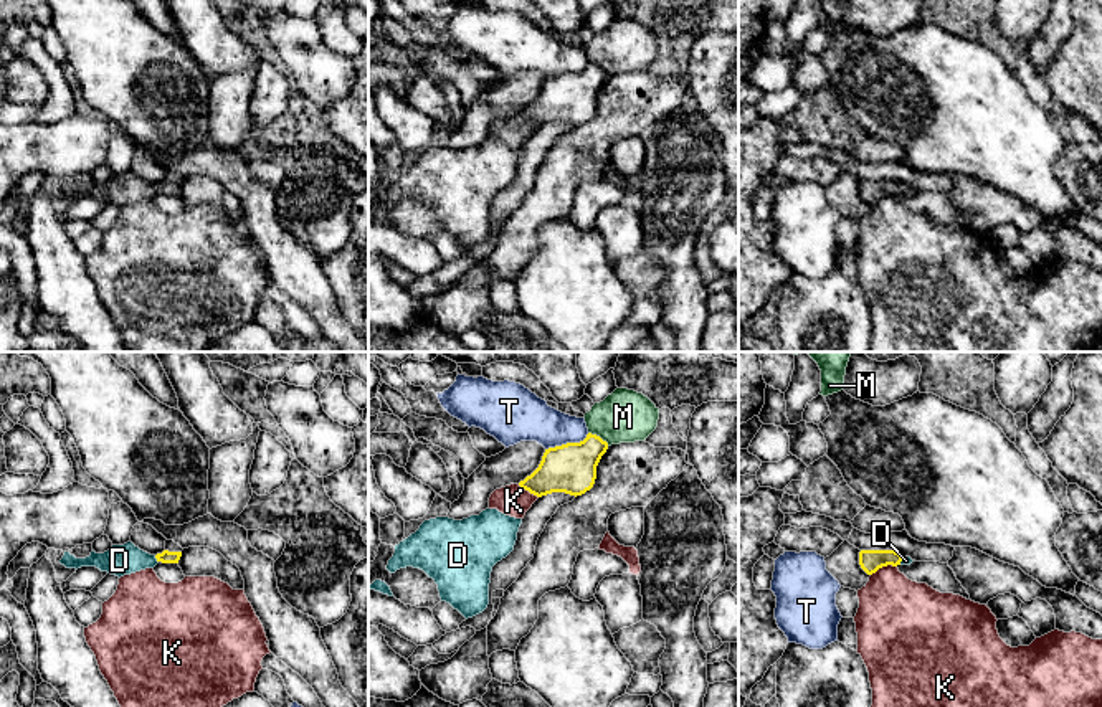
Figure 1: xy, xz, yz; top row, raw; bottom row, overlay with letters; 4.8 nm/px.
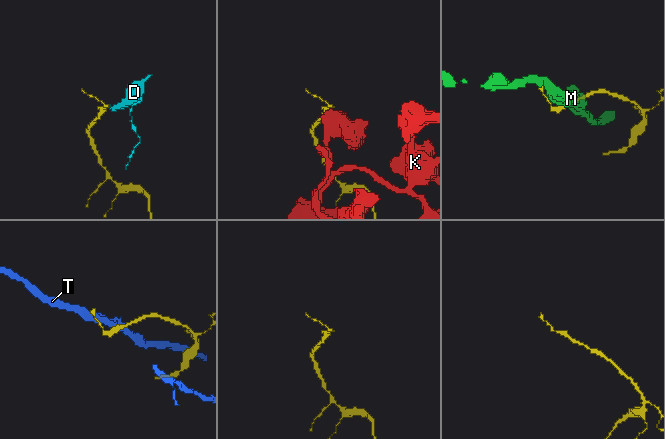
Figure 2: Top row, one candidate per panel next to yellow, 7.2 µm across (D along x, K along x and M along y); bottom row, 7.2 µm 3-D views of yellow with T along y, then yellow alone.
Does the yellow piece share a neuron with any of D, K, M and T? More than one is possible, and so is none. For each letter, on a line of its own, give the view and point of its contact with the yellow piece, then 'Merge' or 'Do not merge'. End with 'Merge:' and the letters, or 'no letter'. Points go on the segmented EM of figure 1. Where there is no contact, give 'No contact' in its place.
D: Touches yellow at xy (156, 557). Merge
K: Touches yellow at yz (883, 565). Do not merge
M: Touches yellow at xz (598, 436). Do not merge
T: Touches yellow at xz (567, 443). Do not merge
Merge: D

